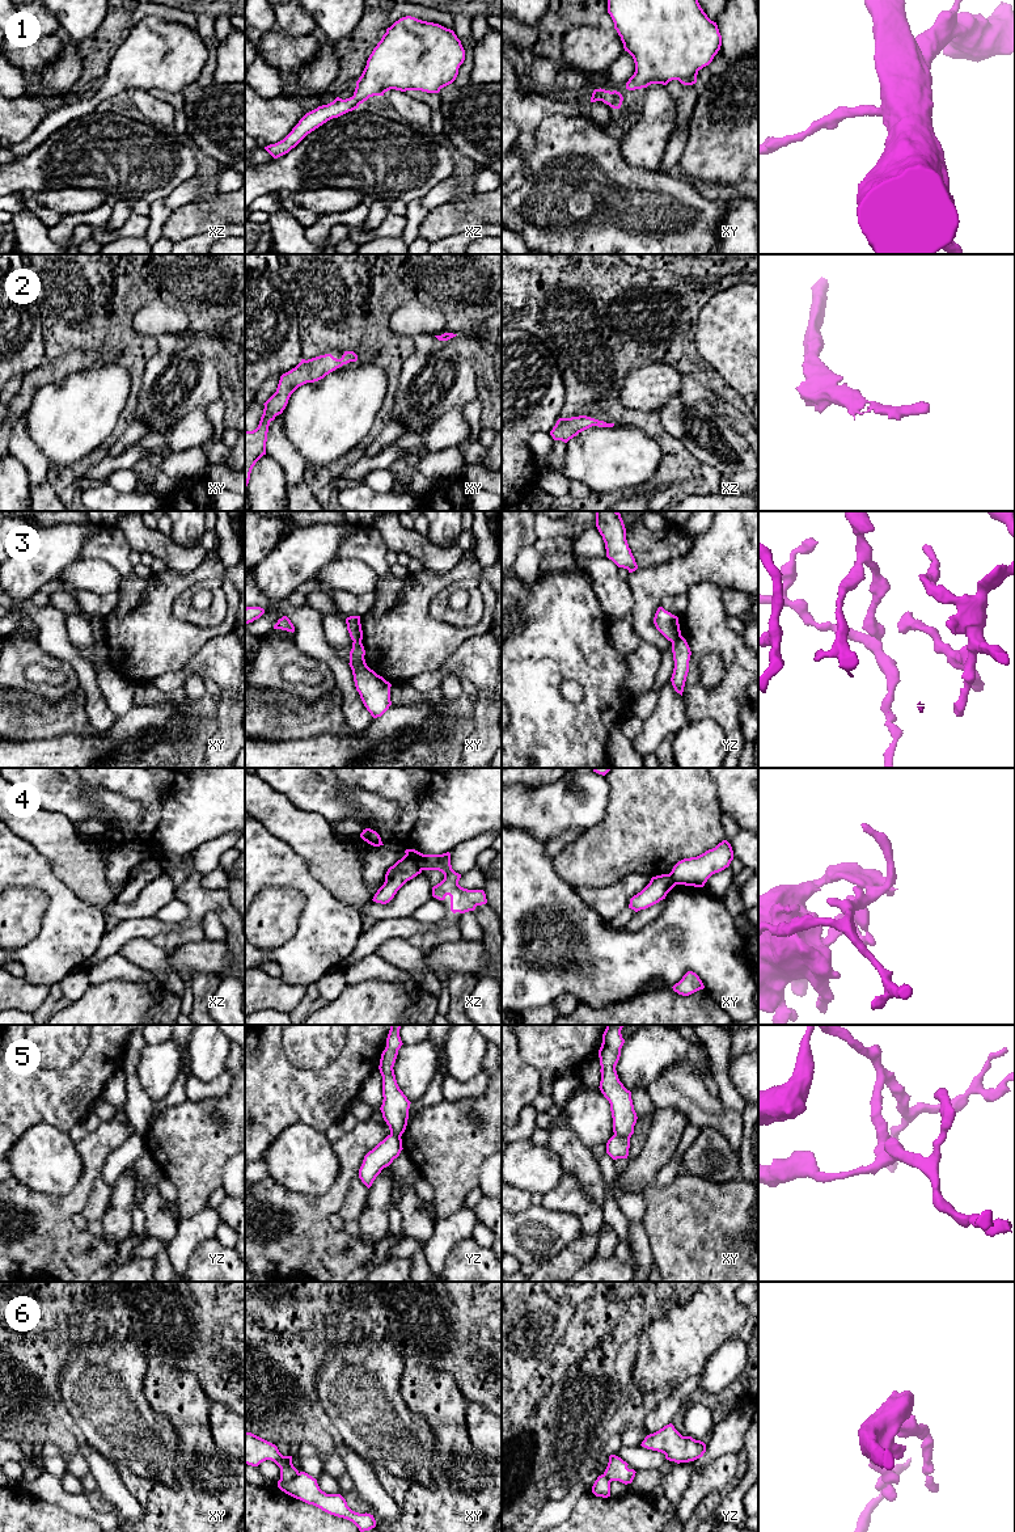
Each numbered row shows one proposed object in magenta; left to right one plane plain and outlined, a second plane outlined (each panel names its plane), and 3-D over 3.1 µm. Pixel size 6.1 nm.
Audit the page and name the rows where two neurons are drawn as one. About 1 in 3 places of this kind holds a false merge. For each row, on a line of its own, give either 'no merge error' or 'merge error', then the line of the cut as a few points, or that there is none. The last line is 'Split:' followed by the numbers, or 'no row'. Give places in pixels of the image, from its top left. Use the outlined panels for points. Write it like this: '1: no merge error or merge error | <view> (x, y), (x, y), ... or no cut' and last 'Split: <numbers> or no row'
1: no merge error | no cut
2: no merge error | no cut
3: merge error | yz (681, 636), (672, 644)
4: merge error | xz (406, 853), (421, 870)
5: merge error | xy (614, 1134), (629, 1139)
6: merge error | xy (299, 1473), (288, 1478), (280, 1478)
Split: 3, 4, 5, 6

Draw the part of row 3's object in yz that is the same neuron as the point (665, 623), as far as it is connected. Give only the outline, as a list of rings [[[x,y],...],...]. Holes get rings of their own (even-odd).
[[[663,607],[657,608],[654,624],[656,629],[672,643],[681,637],[678,617],[665,611]]]

